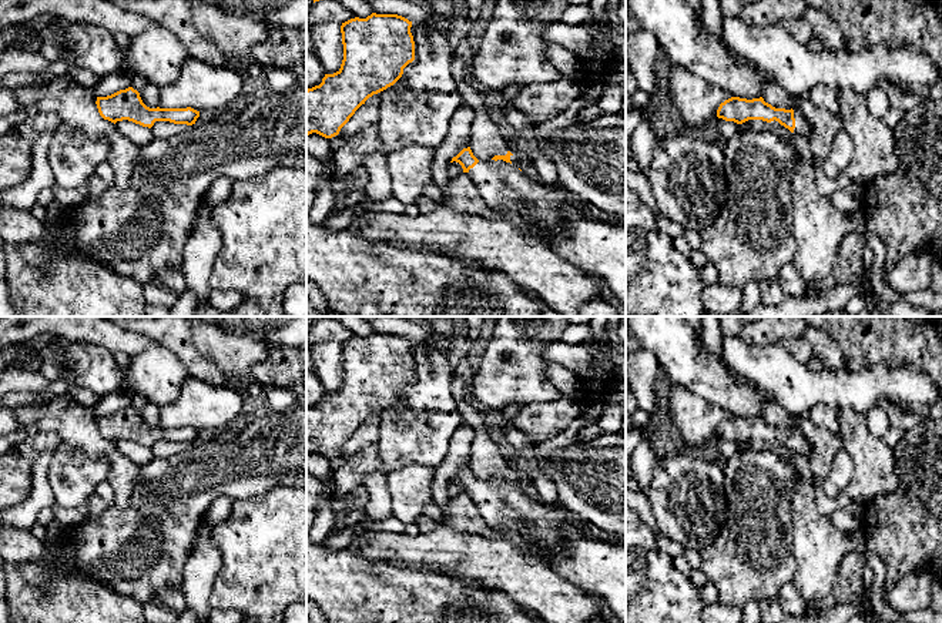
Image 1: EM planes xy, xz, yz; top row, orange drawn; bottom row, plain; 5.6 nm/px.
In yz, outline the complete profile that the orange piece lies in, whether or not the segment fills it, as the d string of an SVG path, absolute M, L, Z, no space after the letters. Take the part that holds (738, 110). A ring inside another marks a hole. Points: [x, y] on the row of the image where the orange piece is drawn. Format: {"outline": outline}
{"outline": "M731 97L720 104L717 117L737 124L748 120L762 120L767 123L775 120L791 133L807 135L811 131L809 123L799 113L792 108L775 108L765 103L762 97L752 100Z"}

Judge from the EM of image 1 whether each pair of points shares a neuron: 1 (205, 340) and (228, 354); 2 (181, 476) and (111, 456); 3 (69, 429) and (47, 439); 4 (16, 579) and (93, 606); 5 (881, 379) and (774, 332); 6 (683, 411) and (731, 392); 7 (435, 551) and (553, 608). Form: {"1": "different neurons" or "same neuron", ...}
{"1": "same neuron", "2": "different neurons", "3": "different neurons", "4": "same neuron", "5": "different neurons", "6": "different neurons", "7": "same neuron"}

